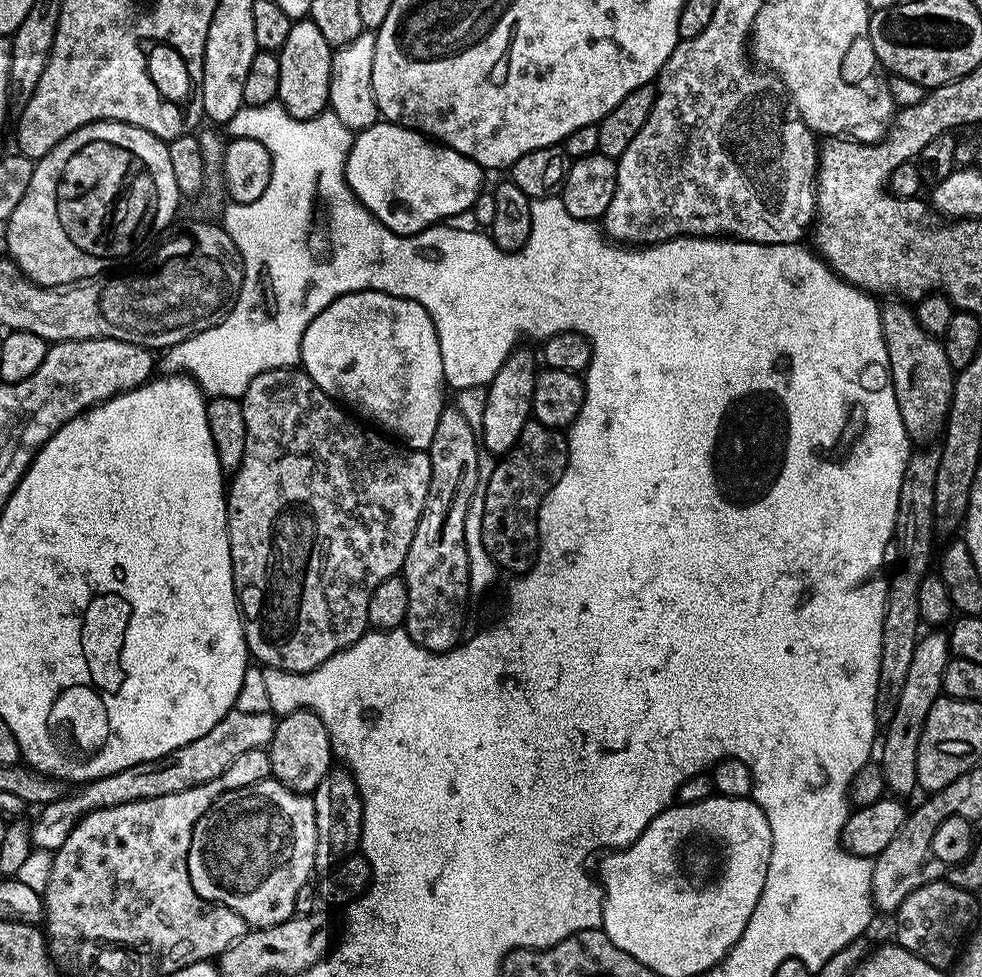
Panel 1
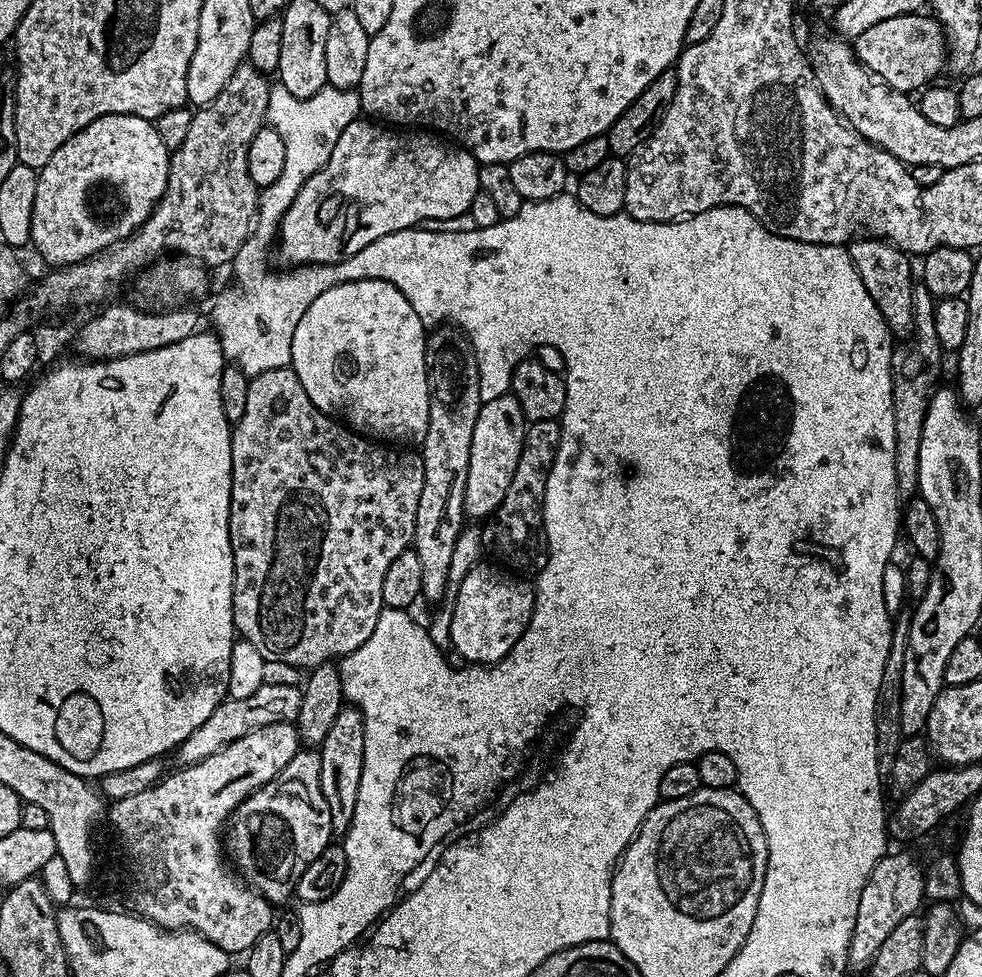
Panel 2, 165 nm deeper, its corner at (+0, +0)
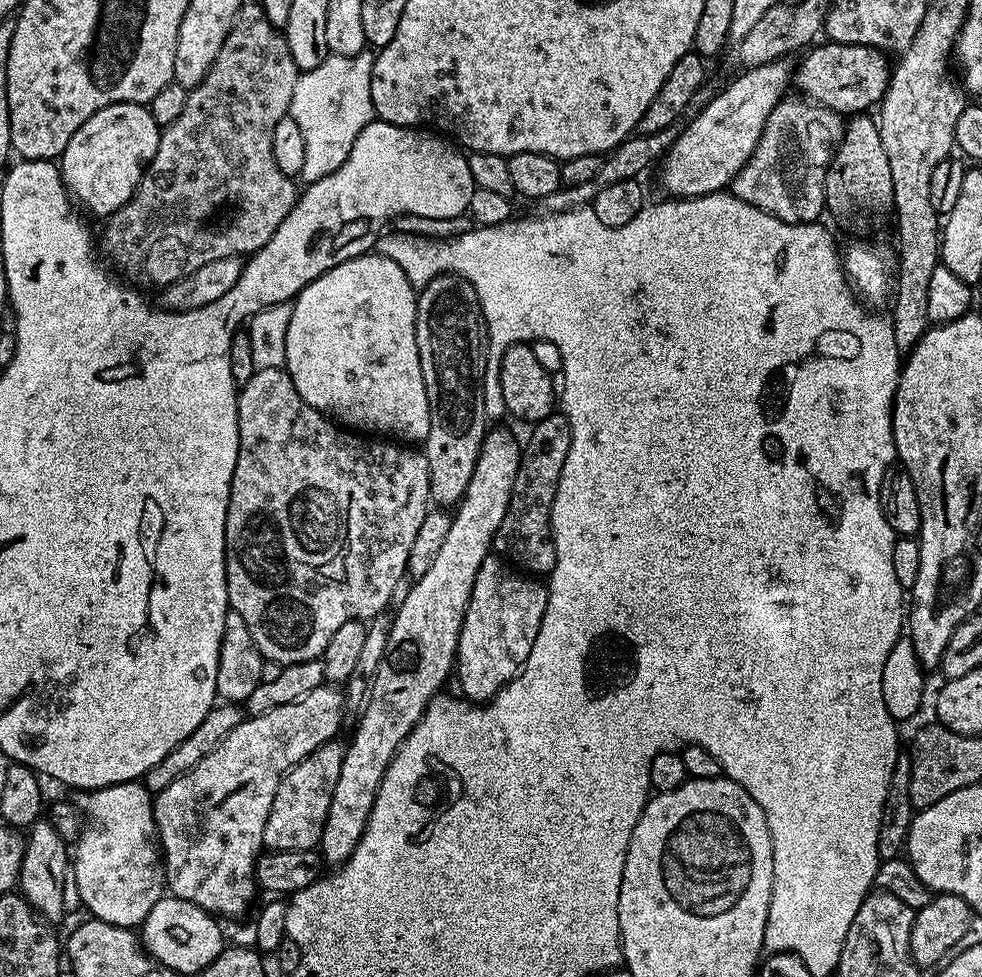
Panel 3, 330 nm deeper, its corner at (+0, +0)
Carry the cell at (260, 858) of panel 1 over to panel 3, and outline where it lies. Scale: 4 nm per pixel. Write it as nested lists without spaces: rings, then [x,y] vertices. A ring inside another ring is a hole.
[[[336,742],[322,744],[305,760],[300,760],[284,773],[280,785],[276,787],[274,802],[266,818],[263,842],[265,849],[274,852],[302,852],[315,849],[319,845],[330,810],[332,791],[342,770],[344,754],[345,749],[339,748]]]

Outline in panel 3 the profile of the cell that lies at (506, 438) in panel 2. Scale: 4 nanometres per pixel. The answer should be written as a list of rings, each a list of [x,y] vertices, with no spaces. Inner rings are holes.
[[[496,428],[493,432],[491,429],[485,435],[484,441],[480,444],[478,460],[474,462],[470,486],[466,486],[466,494],[451,513],[452,521],[450,531],[446,533],[446,542],[442,542],[430,570],[426,570],[426,574],[415,577],[410,594],[406,594],[406,598],[395,609],[396,617],[391,617],[386,650],[381,655],[376,675],[370,681],[370,691],[362,709],[362,715],[359,717],[361,718],[360,725],[352,736],[352,745],[347,745],[342,770],[338,774],[338,782],[332,791],[332,801],[324,823],[324,832],[320,836],[319,851],[323,859],[327,863],[329,860],[332,866],[343,864],[349,854],[356,849],[356,843],[360,841],[360,835],[364,833],[364,826],[368,823],[368,815],[372,813],[372,803],[376,800],[376,792],[380,789],[380,779],[384,776],[384,771],[388,769],[392,756],[412,731],[412,727],[423,716],[424,709],[428,707],[433,696],[443,689],[440,687],[443,686],[448,672],[450,676],[453,671],[460,627],[470,598],[470,590],[474,586],[478,566],[482,566],[484,559],[492,552],[492,539],[498,526],[502,526],[506,506],[510,506],[510,490],[514,490],[514,478],[518,474],[521,447],[521,441],[519,439],[516,441],[515,434],[508,428]]]

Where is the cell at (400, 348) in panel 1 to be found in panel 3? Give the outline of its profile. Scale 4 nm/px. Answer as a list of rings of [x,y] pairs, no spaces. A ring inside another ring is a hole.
[[[379,254],[355,256],[353,260],[334,266],[326,274],[322,274],[314,282],[306,285],[291,301],[292,313],[286,330],[286,358],[284,368],[290,374],[300,397],[311,408],[318,410],[323,416],[337,425],[360,434],[375,434],[380,438],[391,438],[396,442],[422,442],[430,434],[430,406],[426,402],[426,382],[422,382],[422,362],[418,358],[418,342],[416,341],[416,297],[417,289],[402,274],[402,266],[398,262],[390,262],[390,258]]]

